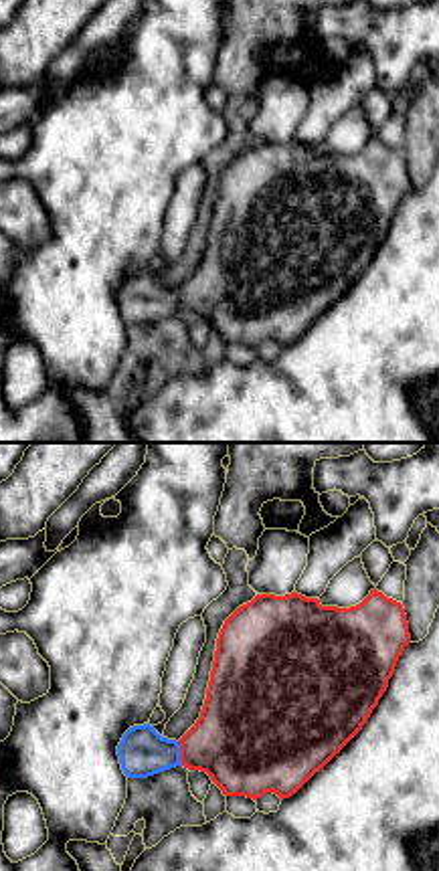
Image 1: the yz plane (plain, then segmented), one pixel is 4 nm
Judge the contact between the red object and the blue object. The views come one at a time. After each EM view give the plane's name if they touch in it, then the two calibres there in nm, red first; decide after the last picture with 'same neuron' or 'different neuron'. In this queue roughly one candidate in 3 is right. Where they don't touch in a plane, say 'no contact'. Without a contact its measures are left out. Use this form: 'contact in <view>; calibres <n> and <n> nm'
contact in yz; calibres 380 and 190 nm

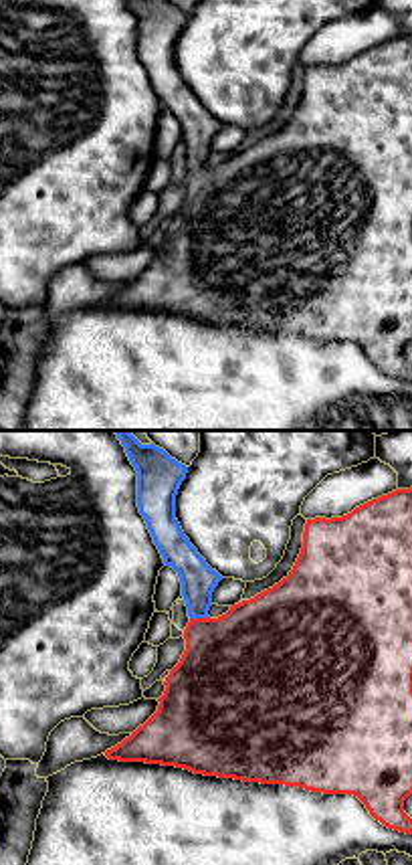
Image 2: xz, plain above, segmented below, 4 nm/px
contact in xz; calibres 440 and 140 nm

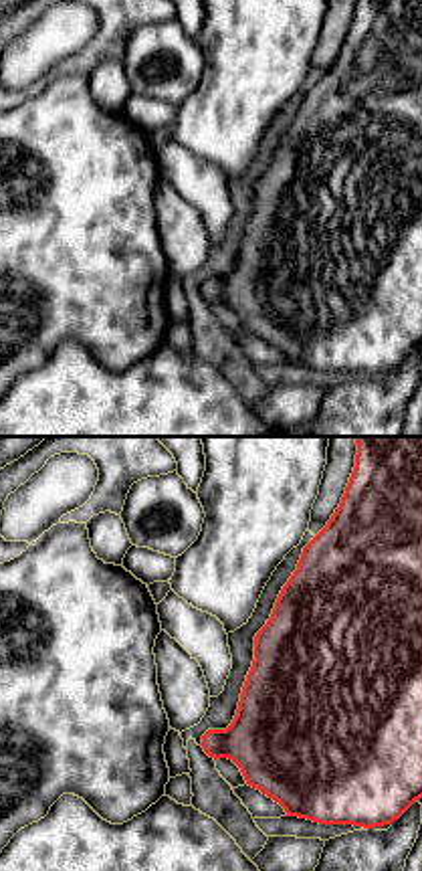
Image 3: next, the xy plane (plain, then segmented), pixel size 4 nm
no contact

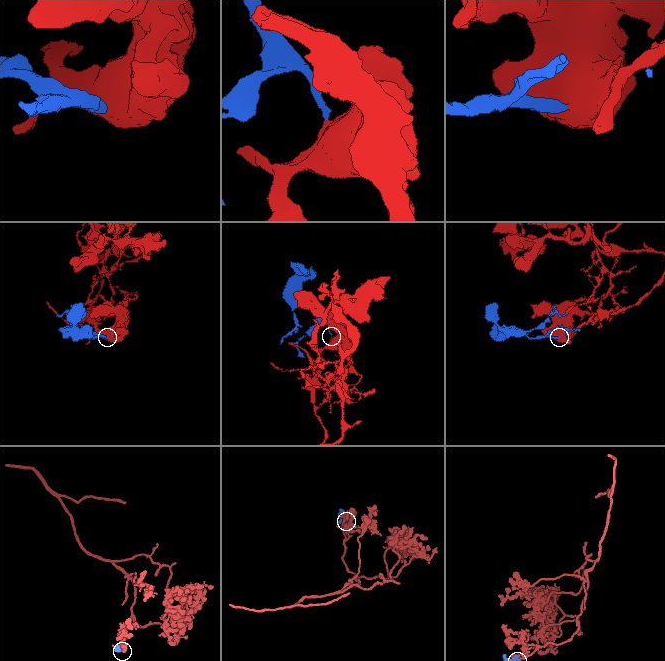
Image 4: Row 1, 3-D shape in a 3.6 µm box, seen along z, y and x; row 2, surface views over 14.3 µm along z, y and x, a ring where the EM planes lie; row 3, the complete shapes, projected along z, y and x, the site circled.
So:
same neuron

